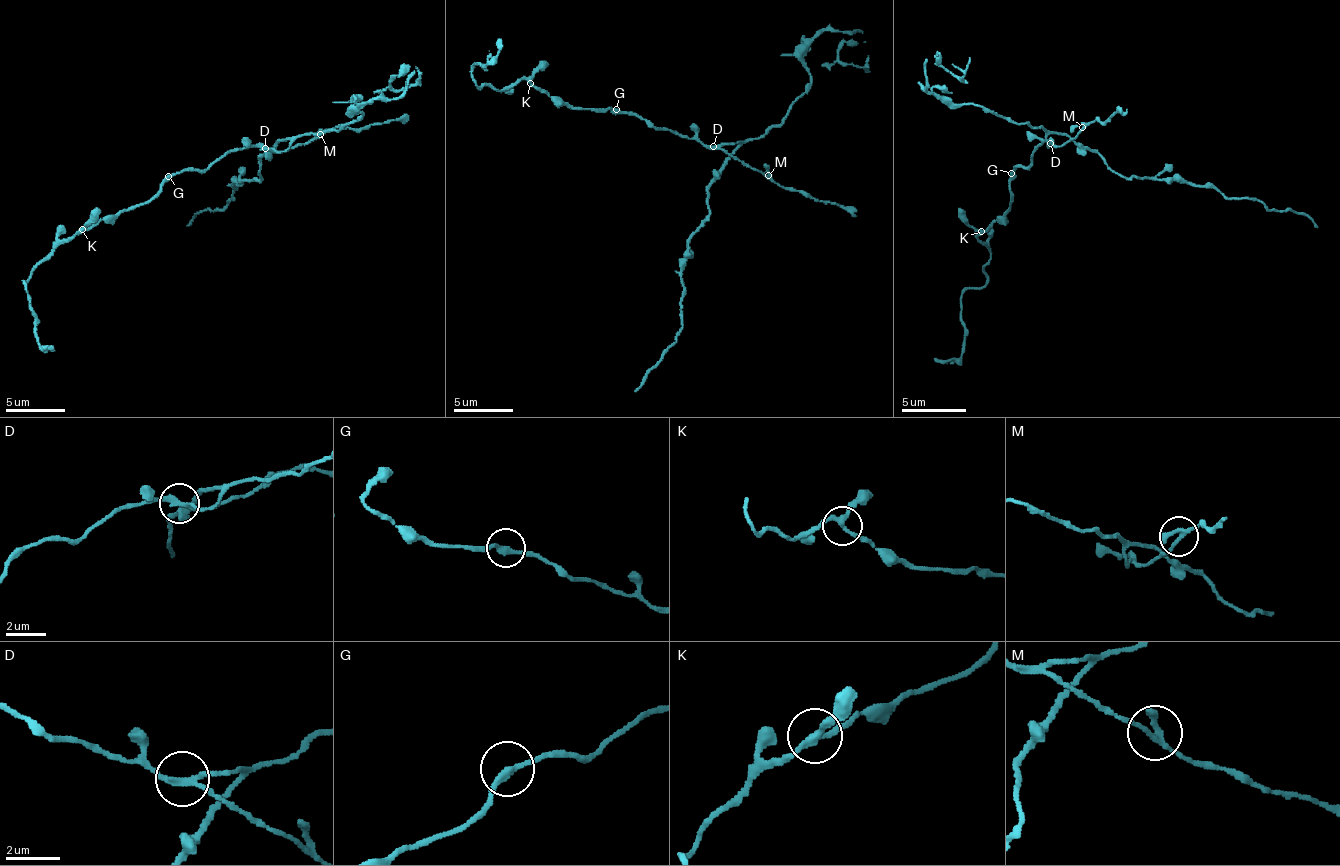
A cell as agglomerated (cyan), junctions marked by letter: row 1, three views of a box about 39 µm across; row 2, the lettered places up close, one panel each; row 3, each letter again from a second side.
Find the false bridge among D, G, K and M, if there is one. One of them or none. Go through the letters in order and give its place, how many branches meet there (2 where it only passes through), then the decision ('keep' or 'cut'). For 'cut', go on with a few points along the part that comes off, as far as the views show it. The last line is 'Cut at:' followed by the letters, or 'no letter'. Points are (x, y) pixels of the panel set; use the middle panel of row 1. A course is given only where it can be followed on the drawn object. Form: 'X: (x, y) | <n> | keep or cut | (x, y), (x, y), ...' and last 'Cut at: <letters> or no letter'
D: (713, 146) | 3 | cut | (714, 145), (783, 121), (809, 80), (803, 50), (827, 29), (863, 32), (839, 50), (848, 65), (869, 56)
G: (616, 109) | 2 | keep
K: (530, 83) | 3 | keep
M: (768, 175) | 3 | keep
Cut at: D

